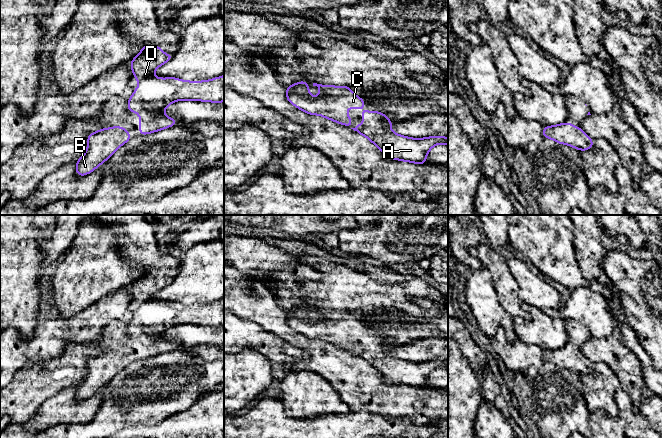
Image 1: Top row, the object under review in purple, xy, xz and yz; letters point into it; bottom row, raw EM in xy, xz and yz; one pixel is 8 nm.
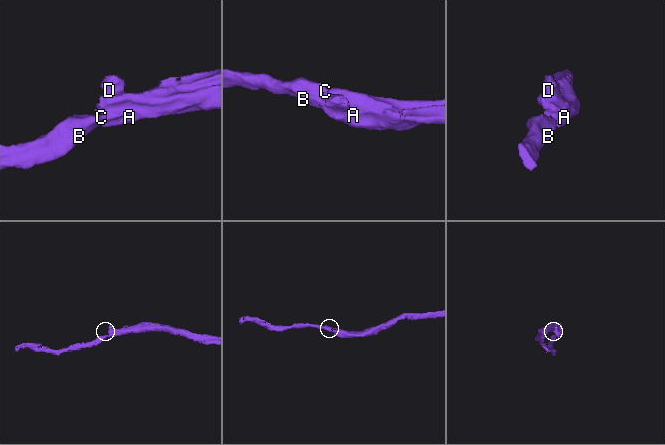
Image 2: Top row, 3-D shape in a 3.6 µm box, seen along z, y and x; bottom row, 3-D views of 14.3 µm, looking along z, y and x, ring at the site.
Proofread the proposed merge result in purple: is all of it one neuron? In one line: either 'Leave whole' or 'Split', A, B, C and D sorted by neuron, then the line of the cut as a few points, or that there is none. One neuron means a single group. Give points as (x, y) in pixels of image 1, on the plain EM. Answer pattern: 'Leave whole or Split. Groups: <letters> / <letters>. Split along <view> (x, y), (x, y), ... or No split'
Leave whole. Groups: A B C D. No split

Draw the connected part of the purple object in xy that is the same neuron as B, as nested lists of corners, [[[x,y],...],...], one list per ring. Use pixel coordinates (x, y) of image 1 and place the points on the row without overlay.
[[[121,350],[100,353],[87,359],[87,374],[77,384],[76,398],[85,400],[93,396],[131,362],[129,356]]]

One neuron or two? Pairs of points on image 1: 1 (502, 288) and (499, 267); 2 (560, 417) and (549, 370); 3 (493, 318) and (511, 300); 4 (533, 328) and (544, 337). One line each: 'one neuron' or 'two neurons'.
1: one neuron
2: one neuron
3: two neurons
4: one neuron

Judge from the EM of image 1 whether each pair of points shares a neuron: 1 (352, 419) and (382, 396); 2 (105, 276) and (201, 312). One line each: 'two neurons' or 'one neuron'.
1: two neurons
2: two neurons

